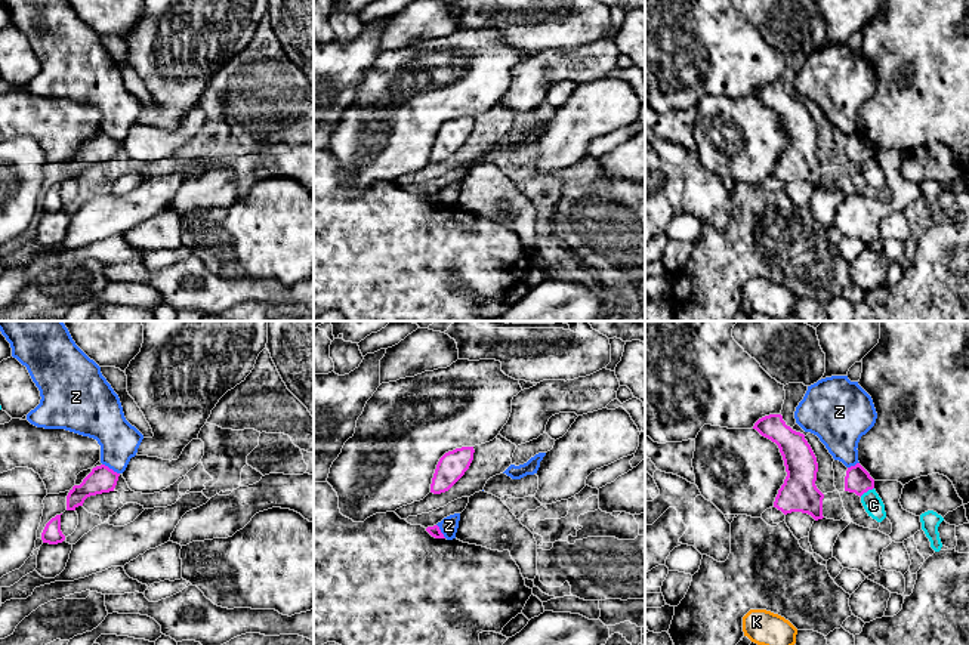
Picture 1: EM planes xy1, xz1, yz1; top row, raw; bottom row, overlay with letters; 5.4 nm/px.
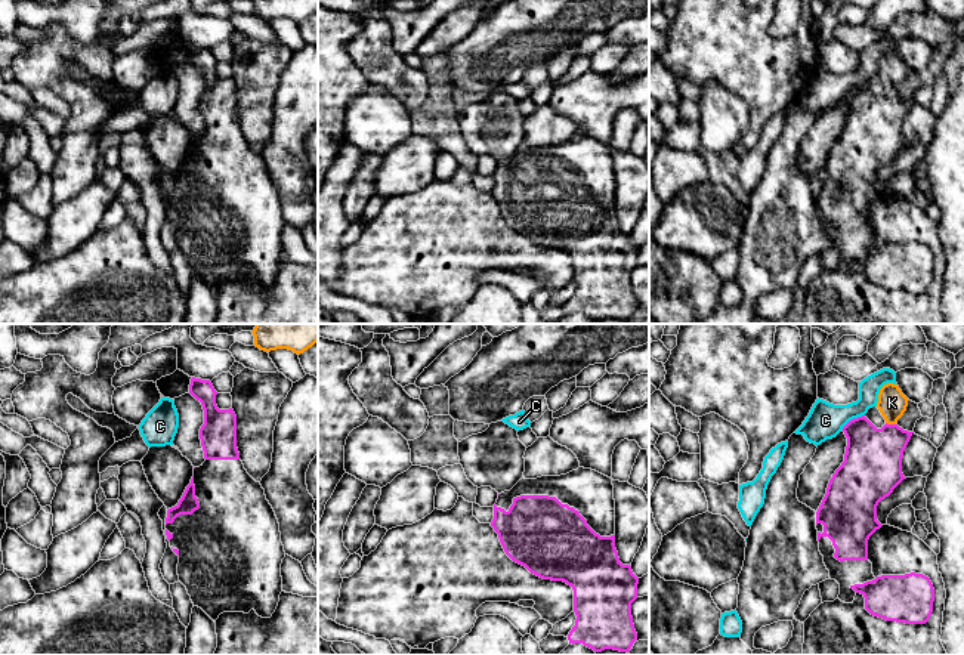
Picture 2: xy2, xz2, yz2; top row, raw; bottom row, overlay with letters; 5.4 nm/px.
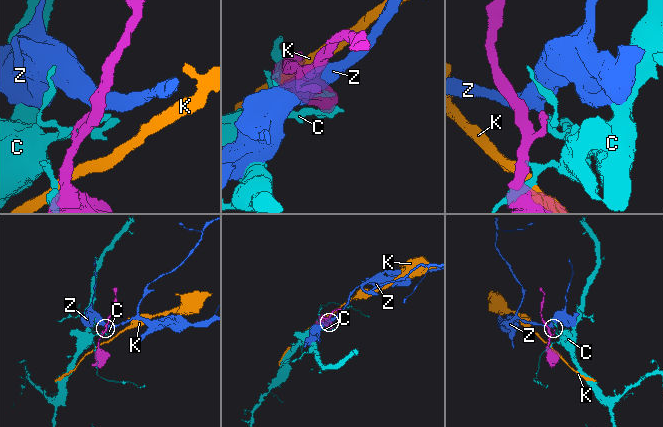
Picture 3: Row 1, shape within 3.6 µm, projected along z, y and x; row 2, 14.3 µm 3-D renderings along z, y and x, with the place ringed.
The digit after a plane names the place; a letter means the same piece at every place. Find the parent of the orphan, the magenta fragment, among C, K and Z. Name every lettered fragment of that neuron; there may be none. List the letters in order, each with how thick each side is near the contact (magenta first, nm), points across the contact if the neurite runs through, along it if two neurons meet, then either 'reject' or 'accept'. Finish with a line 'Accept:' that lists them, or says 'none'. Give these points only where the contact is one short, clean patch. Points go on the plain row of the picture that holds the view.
C: 320/200 nm | reject
K: 320/160 nm | reject
Z: 140/220 nm | along xy1 (102, 132), (119, 142) | reject
Accept: none

